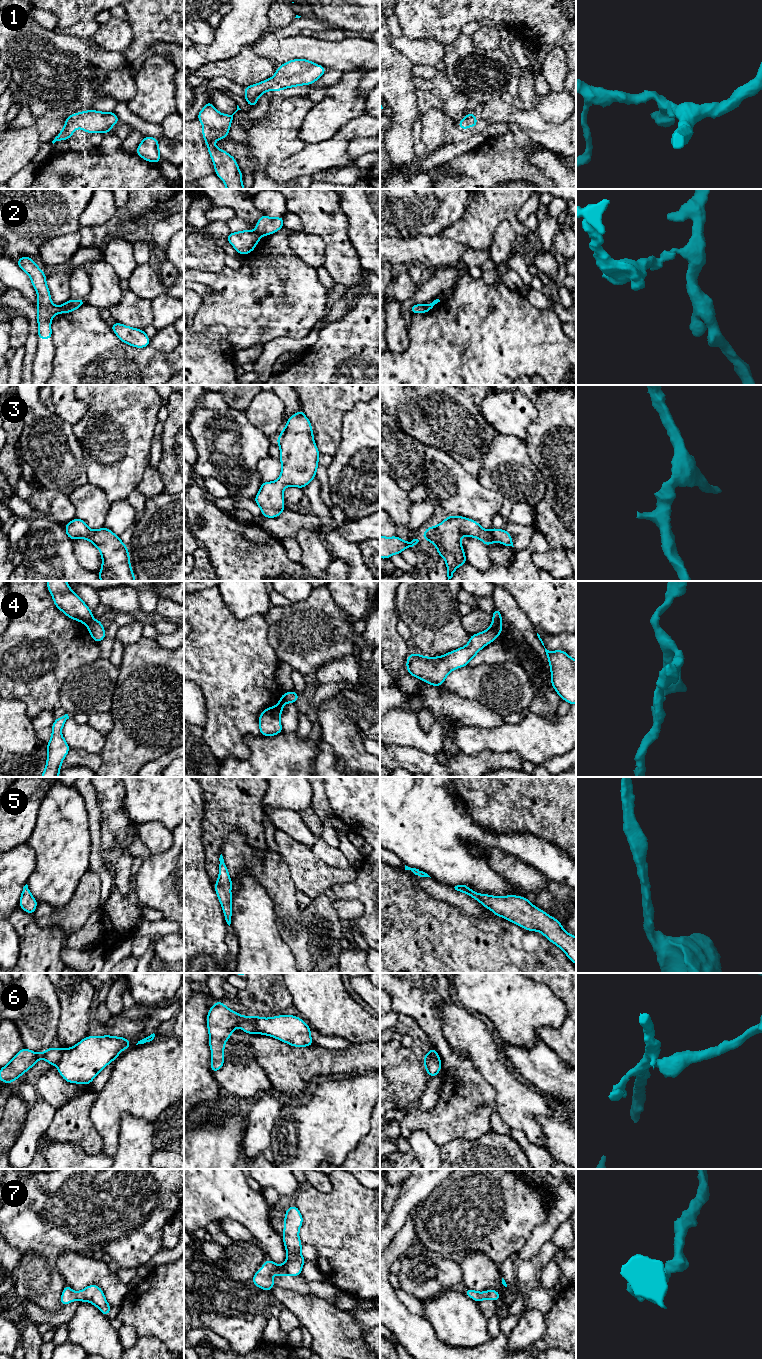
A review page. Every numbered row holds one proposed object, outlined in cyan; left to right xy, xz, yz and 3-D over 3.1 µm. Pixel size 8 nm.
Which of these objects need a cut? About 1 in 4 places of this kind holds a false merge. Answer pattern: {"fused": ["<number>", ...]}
{"fused": ["2", "4", "6"]}

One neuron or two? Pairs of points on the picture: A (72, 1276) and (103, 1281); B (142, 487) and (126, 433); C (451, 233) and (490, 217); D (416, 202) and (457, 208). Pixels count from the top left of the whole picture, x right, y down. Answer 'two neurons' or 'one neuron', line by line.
A: one neuron
B: two neurons
C: one neuron
D: one neuron

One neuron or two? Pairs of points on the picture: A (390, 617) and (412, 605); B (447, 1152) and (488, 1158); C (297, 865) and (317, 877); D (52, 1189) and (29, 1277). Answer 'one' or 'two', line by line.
A: two
B: one
C: one
D: two

